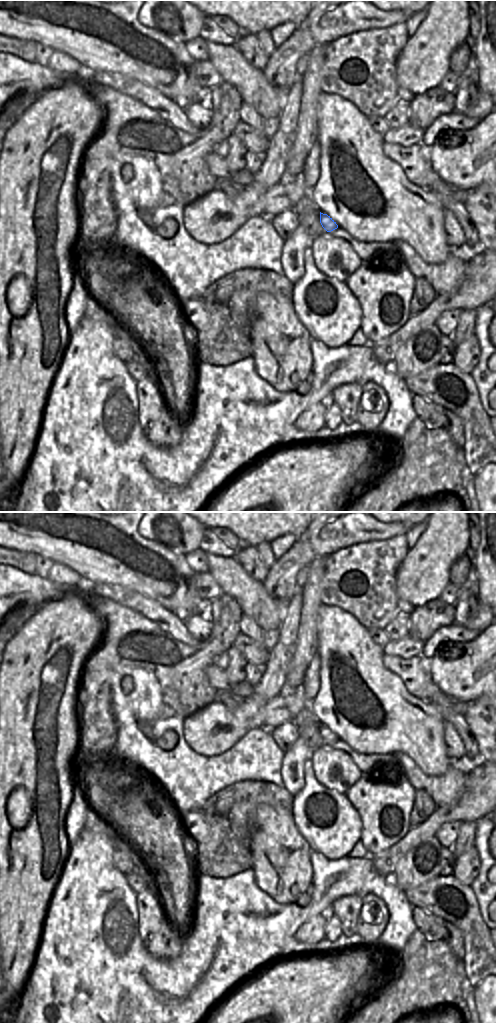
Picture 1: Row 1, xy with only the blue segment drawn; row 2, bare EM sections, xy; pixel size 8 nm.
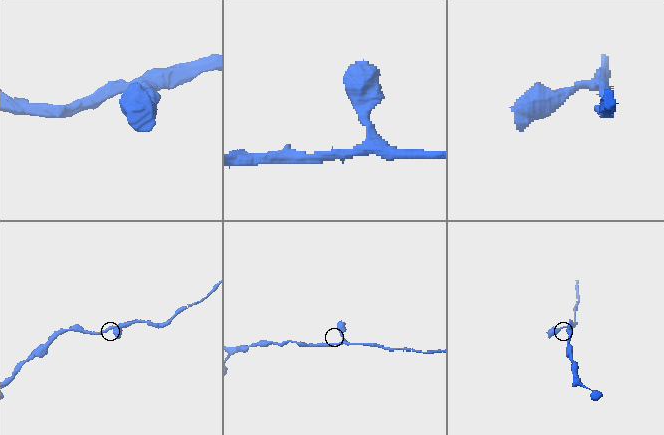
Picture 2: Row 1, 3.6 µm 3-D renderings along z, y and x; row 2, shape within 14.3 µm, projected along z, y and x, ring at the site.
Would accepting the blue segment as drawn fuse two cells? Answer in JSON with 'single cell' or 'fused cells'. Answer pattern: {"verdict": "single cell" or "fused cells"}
{"verdict": "single cell"}

